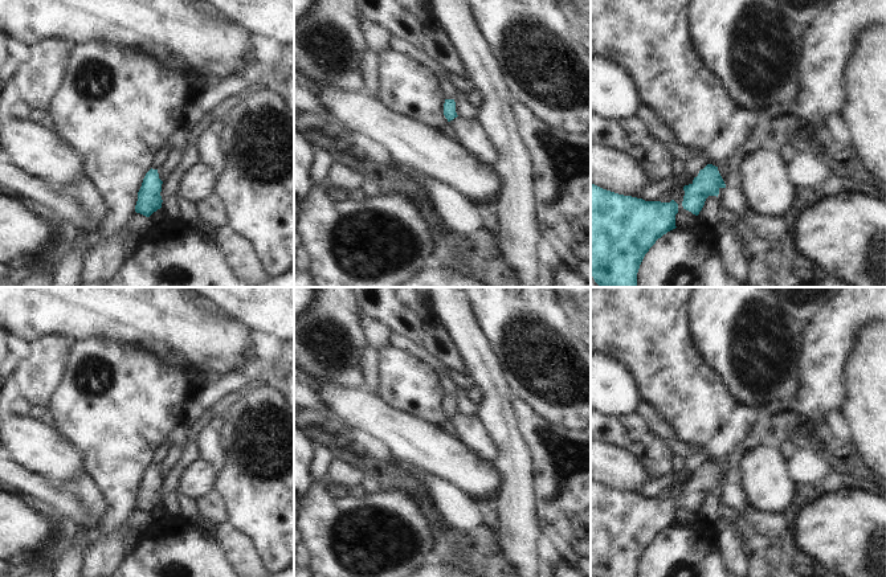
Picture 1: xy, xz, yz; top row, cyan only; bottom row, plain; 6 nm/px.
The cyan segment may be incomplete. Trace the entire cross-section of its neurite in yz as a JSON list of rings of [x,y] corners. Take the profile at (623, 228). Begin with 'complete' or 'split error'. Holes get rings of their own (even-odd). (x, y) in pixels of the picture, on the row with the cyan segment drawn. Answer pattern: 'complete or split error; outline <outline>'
complete; outline [[[591,183],[591,275],[600,287],[637,287],[637,273],[649,249],[675,229],[678,204],[645,201]]]

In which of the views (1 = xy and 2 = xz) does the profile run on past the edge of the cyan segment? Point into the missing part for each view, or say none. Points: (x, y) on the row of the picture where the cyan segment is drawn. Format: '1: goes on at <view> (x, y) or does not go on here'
1: does not go on here
2: does not go on here

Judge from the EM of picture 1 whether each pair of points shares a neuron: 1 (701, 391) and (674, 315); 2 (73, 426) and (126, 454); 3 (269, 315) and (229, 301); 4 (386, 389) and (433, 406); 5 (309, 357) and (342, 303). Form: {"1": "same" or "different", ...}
{"1": "same", "2": "same", "3": "same", "4": "same", "5": "same"}

